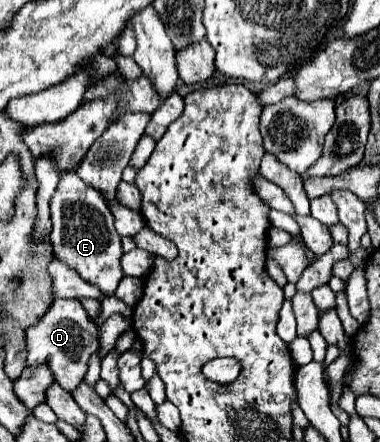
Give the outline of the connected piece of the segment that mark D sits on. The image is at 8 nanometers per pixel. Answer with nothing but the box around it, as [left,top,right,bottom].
[26,299,98,391]

